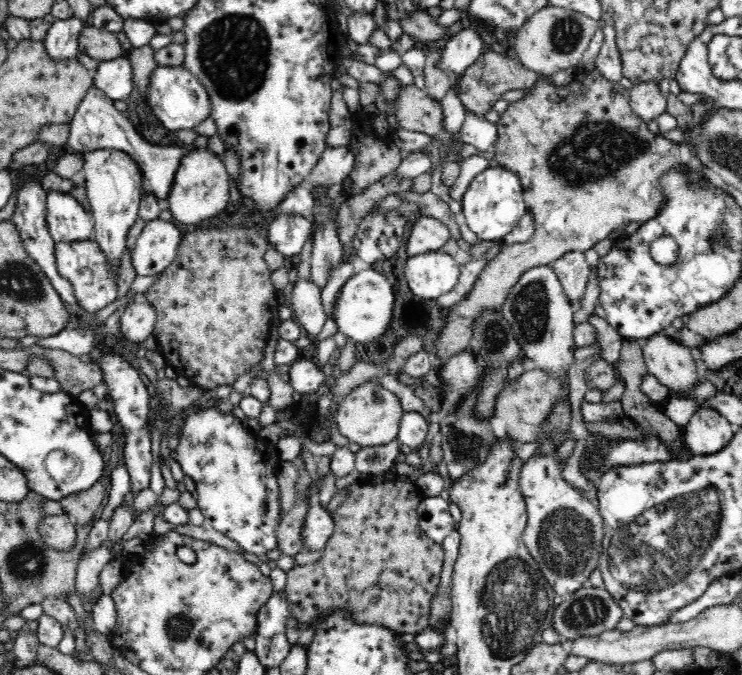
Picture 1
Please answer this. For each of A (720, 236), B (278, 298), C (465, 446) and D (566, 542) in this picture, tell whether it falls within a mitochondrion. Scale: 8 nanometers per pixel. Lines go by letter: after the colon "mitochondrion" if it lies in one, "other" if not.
A: mitochondrion
B: other
C: mitochondrion
D: mitochondrion

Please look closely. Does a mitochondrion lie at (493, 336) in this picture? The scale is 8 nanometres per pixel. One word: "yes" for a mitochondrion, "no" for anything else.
yes

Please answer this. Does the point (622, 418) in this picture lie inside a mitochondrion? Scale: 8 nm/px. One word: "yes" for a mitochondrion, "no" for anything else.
no

